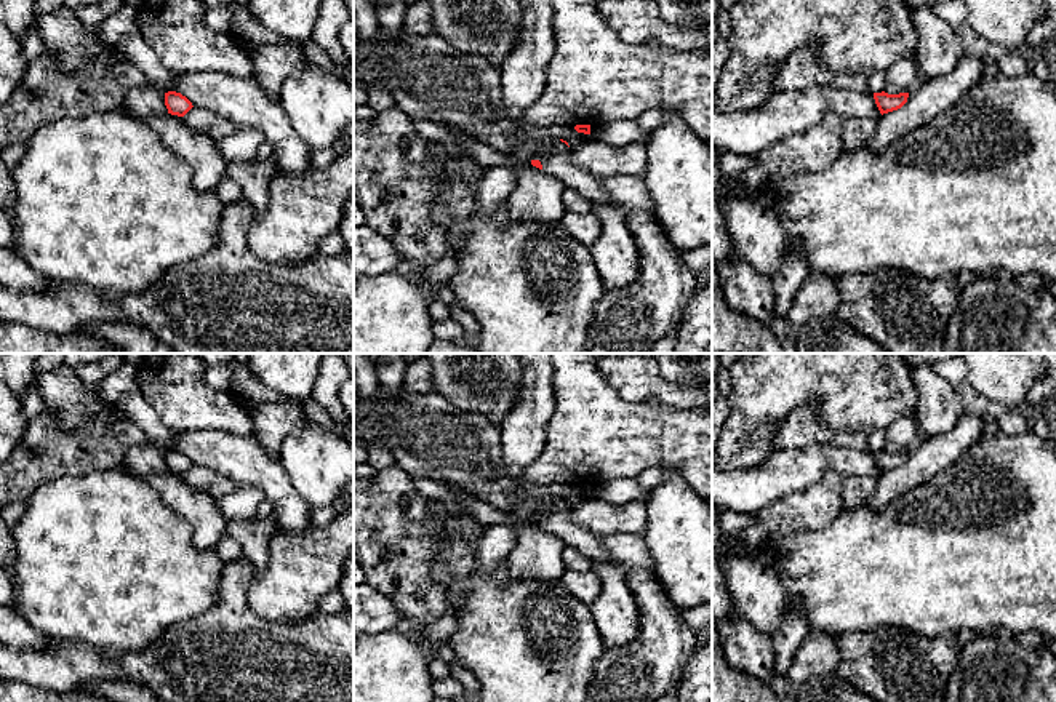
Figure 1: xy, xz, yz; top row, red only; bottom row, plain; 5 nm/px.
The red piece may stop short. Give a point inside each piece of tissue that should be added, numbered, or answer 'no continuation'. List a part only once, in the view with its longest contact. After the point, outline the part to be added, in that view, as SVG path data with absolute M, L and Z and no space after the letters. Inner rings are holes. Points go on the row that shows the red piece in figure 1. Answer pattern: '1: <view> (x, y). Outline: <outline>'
no continuation

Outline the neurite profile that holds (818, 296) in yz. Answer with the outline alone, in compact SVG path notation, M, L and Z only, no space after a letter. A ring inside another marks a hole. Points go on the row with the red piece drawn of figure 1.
M806 277L794 296L786 320L798 328L814 317L835 313L838 301L838 289L830 278Z

